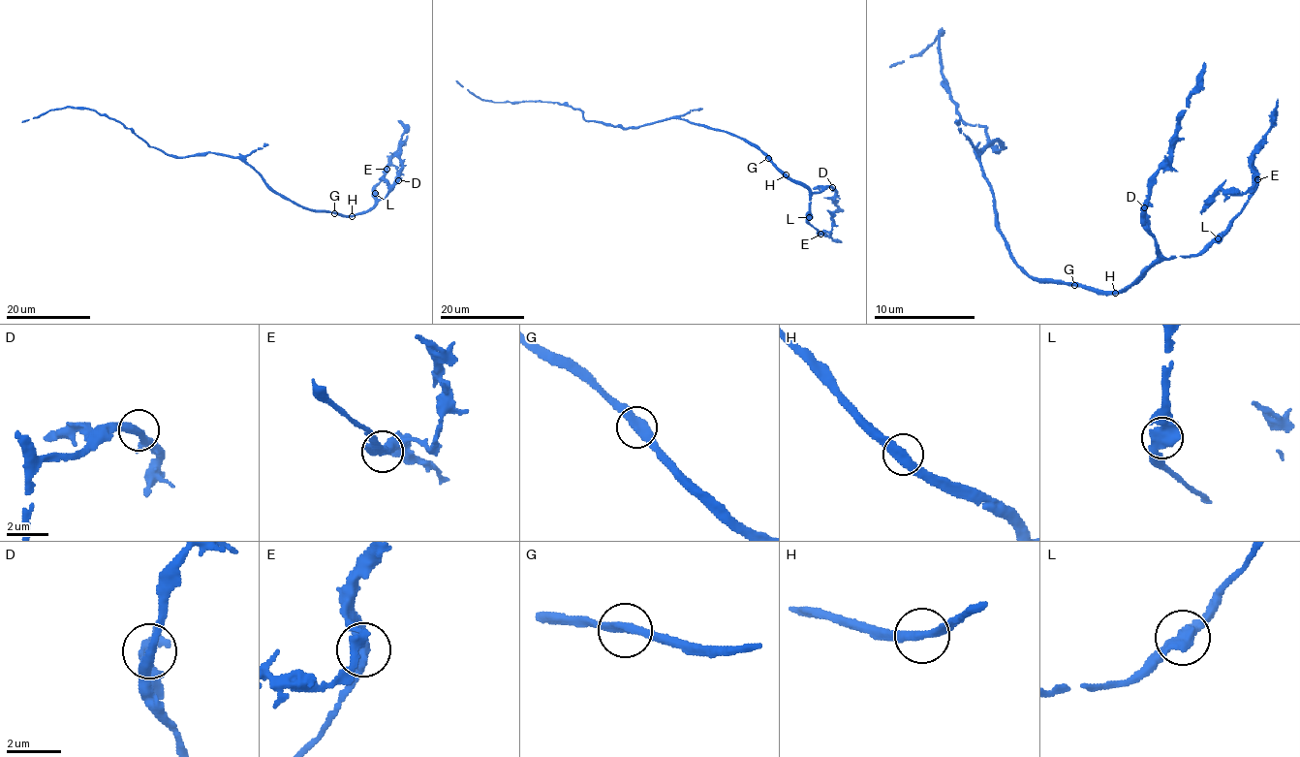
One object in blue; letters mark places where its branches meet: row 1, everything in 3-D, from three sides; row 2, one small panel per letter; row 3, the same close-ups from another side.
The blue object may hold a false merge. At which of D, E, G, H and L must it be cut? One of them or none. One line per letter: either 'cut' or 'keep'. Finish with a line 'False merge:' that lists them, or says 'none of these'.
D: keep
E: keep
G: keep
H: keep
L: keep
False merge: none of these

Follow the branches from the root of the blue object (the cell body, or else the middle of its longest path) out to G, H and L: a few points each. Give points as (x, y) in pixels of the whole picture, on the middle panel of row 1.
G: (687, 120), (747, 140), (767, 157)
H: (687, 120), (724, 130), (753, 142), (786, 174)
L: (687, 120), (724, 130), (753, 142), (788, 176), (798, 180), (809, 191), (809, 217)

